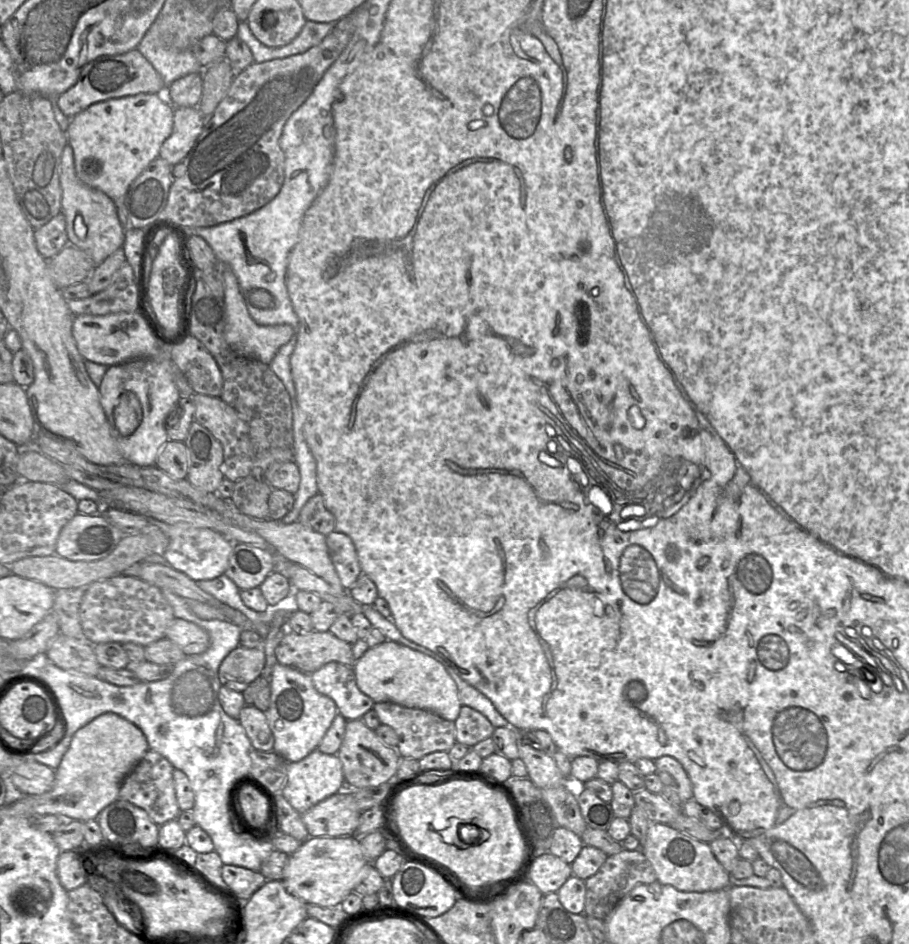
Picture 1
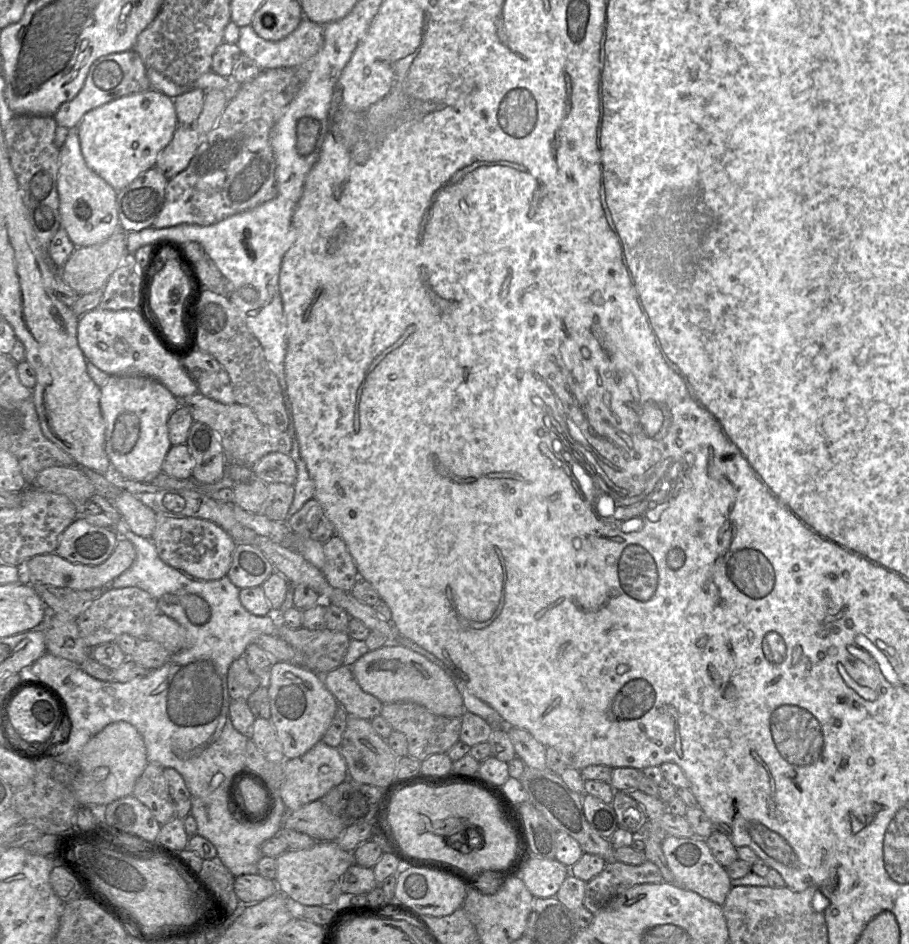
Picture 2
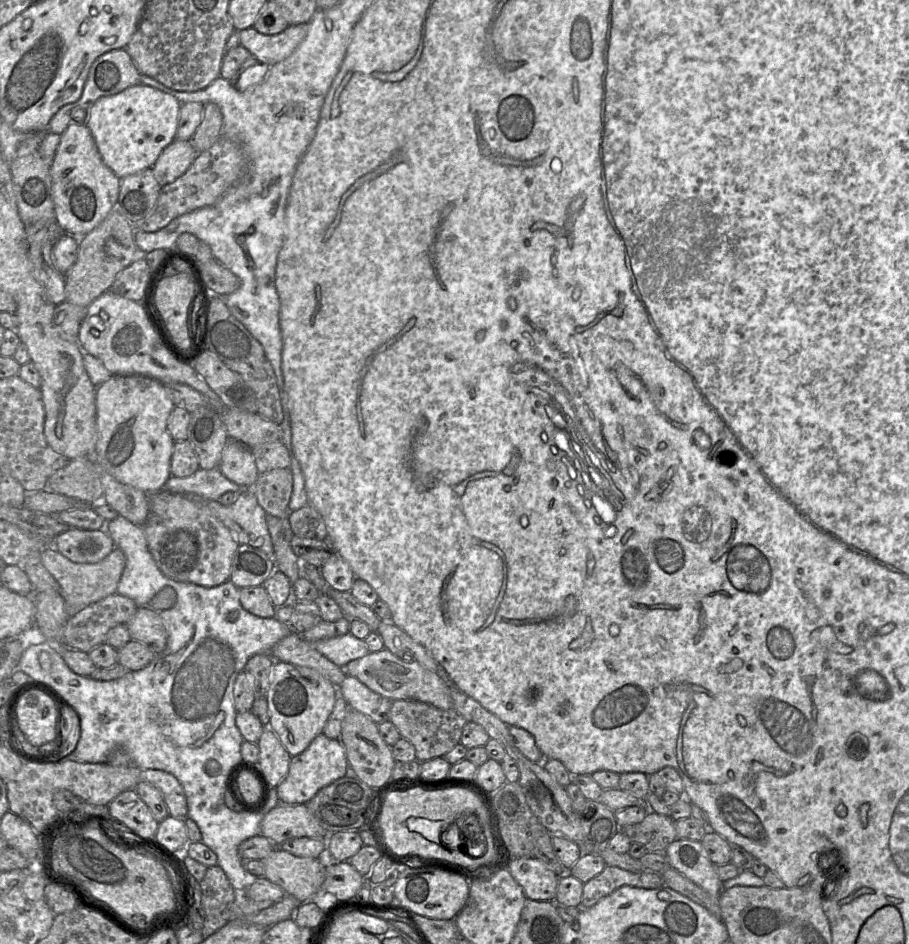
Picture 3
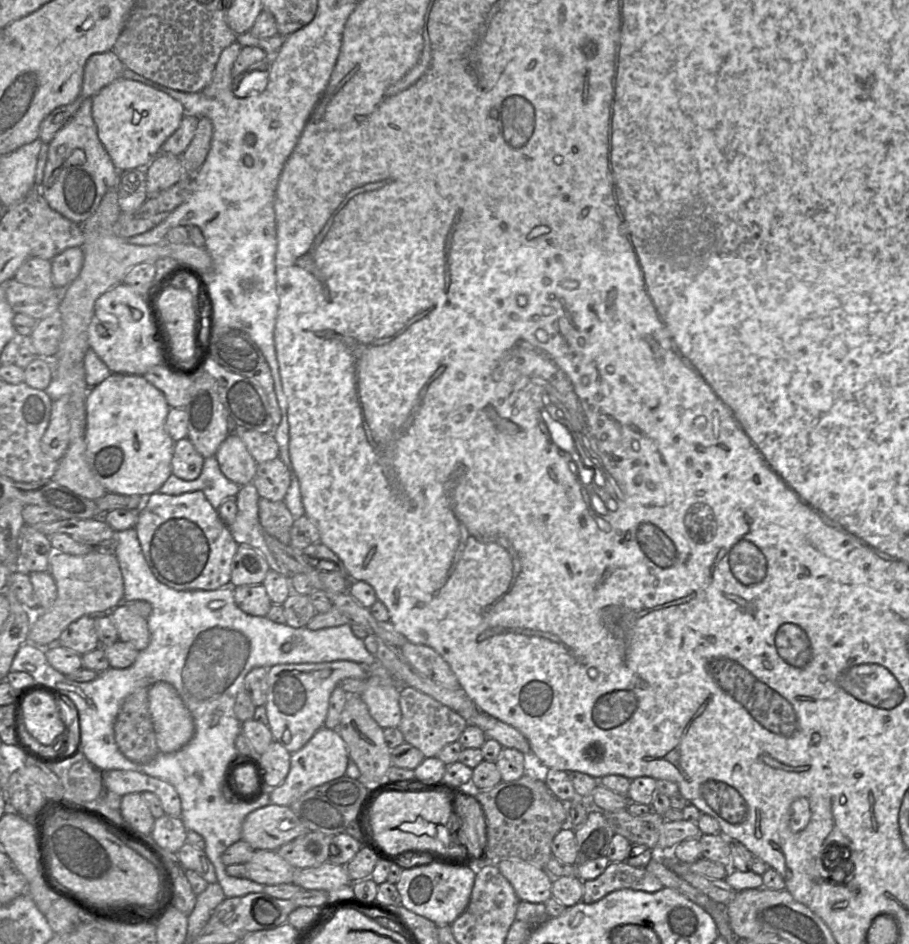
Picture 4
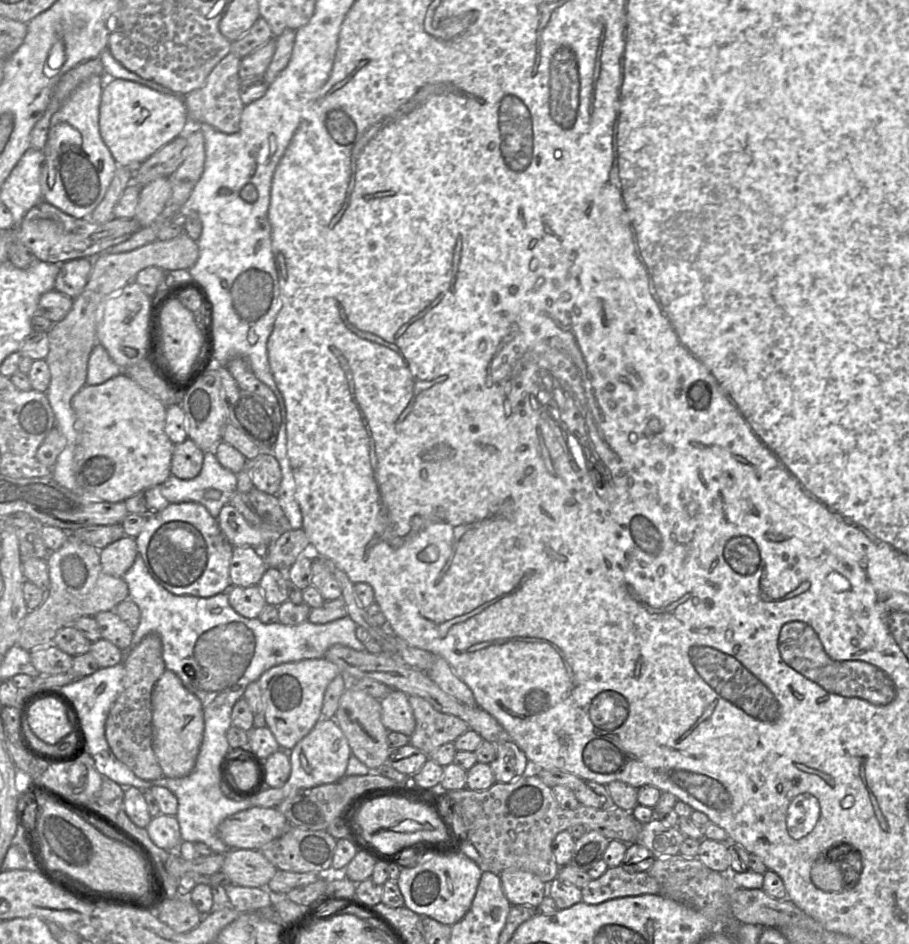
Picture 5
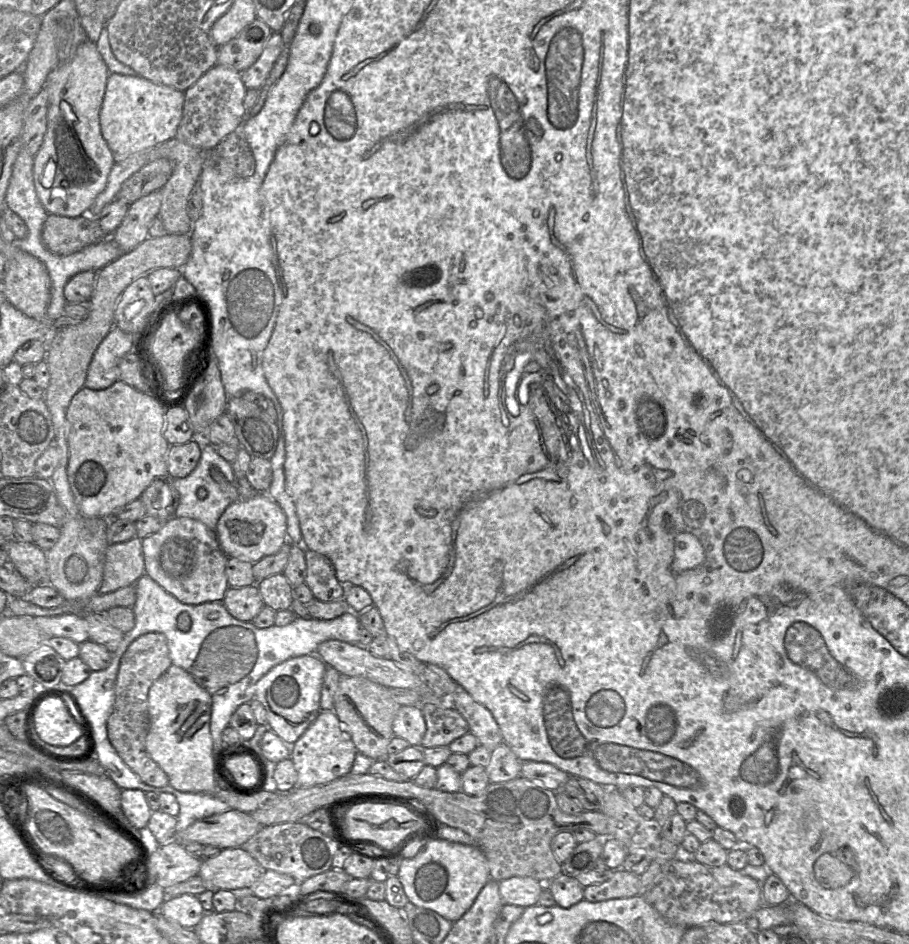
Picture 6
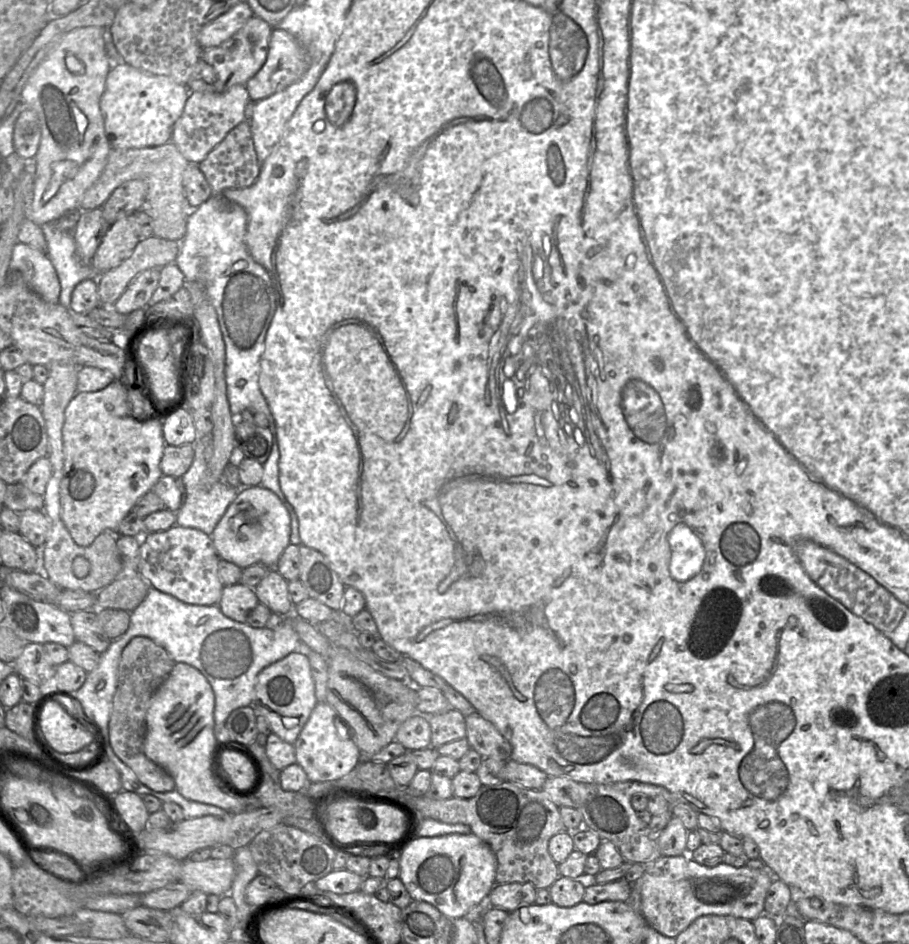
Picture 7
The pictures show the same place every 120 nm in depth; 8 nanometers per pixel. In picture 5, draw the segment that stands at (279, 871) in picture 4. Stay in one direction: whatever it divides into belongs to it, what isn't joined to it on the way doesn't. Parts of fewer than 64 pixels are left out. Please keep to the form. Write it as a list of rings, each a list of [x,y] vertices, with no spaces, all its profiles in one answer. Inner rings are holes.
[[[229,849],[221,869],[228,876],[230,883],[245,887],[266,887],[277,870],[260,850],[248,849]]]

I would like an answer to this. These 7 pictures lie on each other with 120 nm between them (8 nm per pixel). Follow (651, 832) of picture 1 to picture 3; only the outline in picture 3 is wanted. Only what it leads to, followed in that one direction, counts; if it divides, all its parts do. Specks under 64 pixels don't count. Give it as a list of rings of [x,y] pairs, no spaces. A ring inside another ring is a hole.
[[[676,839],[664,851],[668,865],[694,882],[713,897],[720,898],[724,890],[715,864],[709,859],[699,840]]]

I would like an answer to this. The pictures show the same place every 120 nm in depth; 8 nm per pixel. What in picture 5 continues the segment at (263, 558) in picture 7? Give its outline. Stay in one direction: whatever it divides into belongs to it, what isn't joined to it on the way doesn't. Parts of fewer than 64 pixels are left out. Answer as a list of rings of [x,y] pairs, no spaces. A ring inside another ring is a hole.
[[[231,503],[221,509],[217,520],[223,534],[234,547],[251,546],[259,551],[271,545],[282,530],[287,530],[264,522],[253,526]]]

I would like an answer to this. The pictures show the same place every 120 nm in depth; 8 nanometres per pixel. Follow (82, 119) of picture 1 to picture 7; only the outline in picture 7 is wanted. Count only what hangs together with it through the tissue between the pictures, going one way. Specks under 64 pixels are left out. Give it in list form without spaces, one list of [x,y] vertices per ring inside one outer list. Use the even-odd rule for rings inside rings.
[[[125,62],[112,65],[100,100],[105,133],[111,147],[132,149],[168,143],[188,96],[188,88],[170,77],[148,73]]]

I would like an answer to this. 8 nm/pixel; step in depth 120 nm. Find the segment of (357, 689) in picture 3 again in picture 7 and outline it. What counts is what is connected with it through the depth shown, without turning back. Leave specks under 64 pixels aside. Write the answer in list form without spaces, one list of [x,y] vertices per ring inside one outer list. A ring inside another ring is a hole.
[[[415,714],[408,718],[399,727],[395,741],[400,743],[407,751],[421,750],[431,745],[431,728],[428,717]]]

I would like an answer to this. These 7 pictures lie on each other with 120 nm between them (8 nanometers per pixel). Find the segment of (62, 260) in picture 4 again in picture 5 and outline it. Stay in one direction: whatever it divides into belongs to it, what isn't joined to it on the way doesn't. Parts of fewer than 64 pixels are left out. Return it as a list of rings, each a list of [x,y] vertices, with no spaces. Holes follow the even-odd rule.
[[[86,257],[68,260],[61,264],[54,289],[75,299],[84,290],[92,271],[93,259]]]

